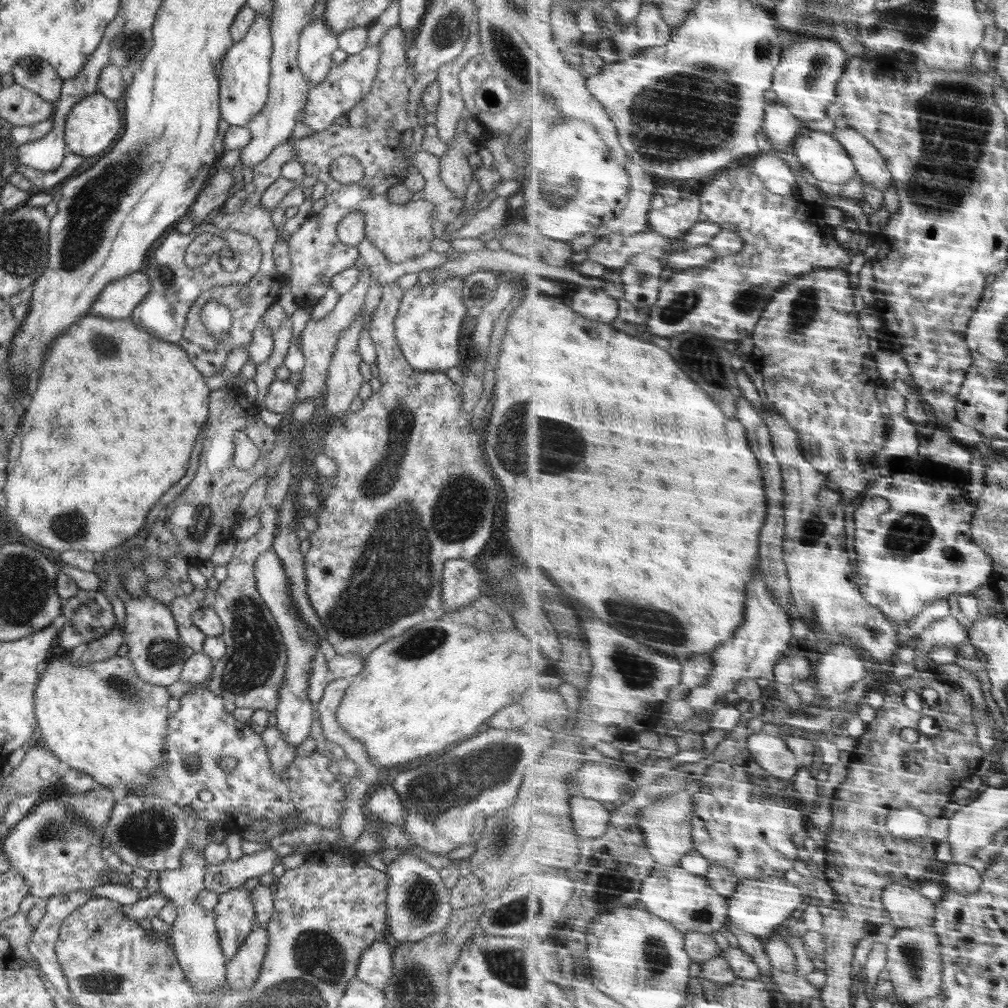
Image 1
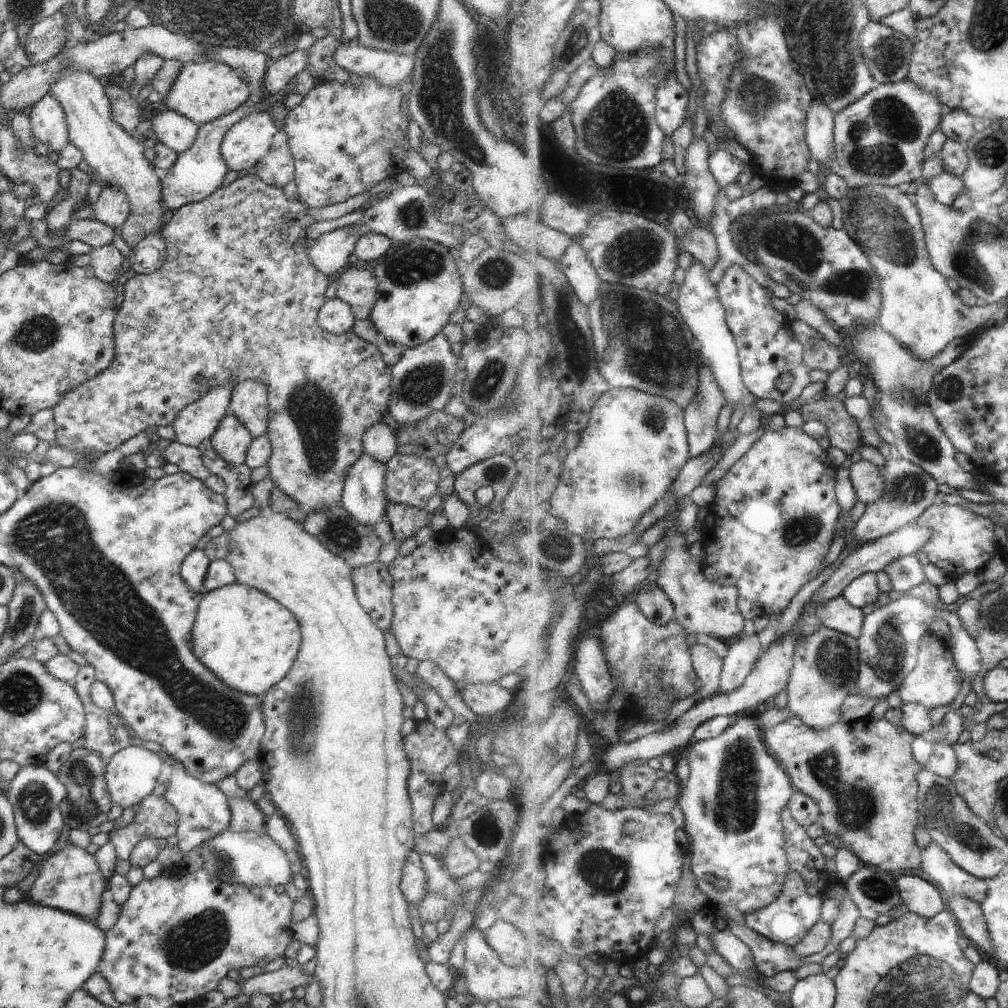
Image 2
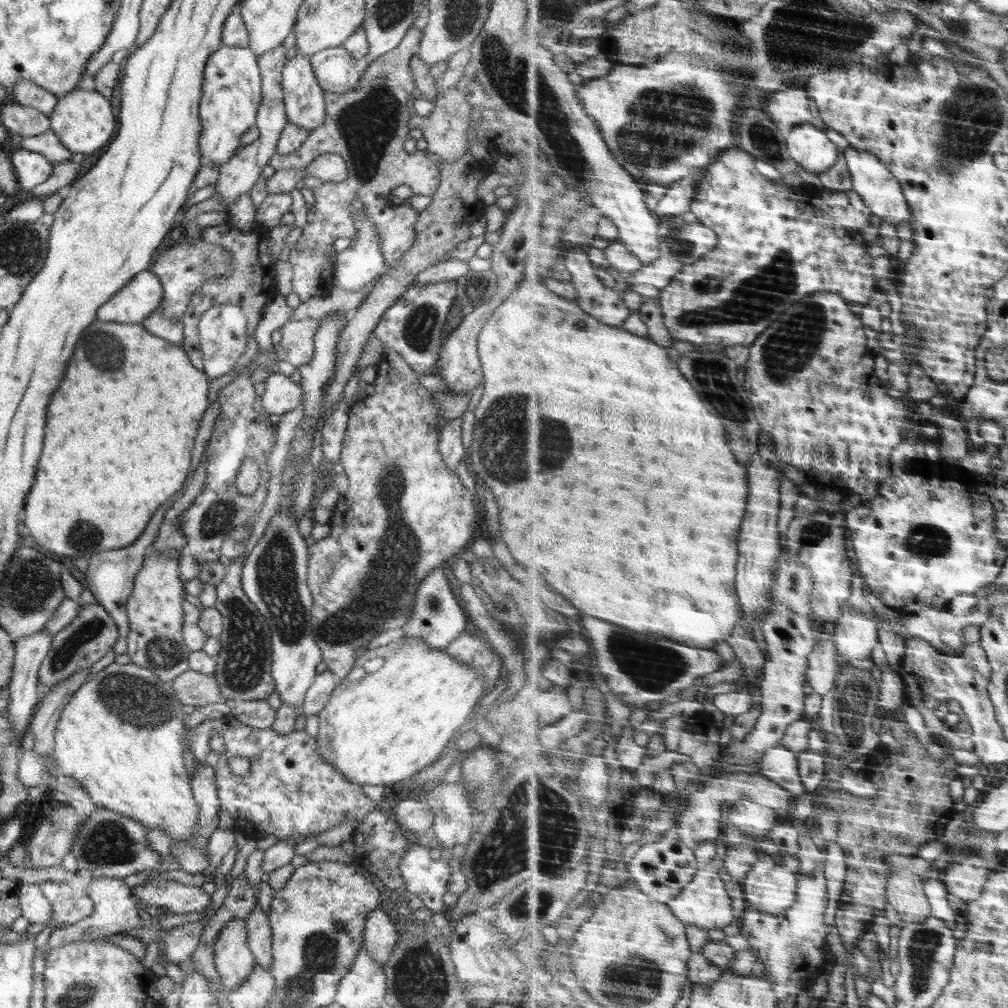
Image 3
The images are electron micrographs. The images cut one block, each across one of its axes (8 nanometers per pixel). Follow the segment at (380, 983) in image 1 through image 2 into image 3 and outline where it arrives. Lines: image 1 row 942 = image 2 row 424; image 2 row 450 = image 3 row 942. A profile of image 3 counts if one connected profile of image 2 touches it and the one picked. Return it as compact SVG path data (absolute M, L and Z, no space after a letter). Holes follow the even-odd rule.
M376 907L366 919L363 944L369 955L383 968L399 939L397 925L381 908Z

